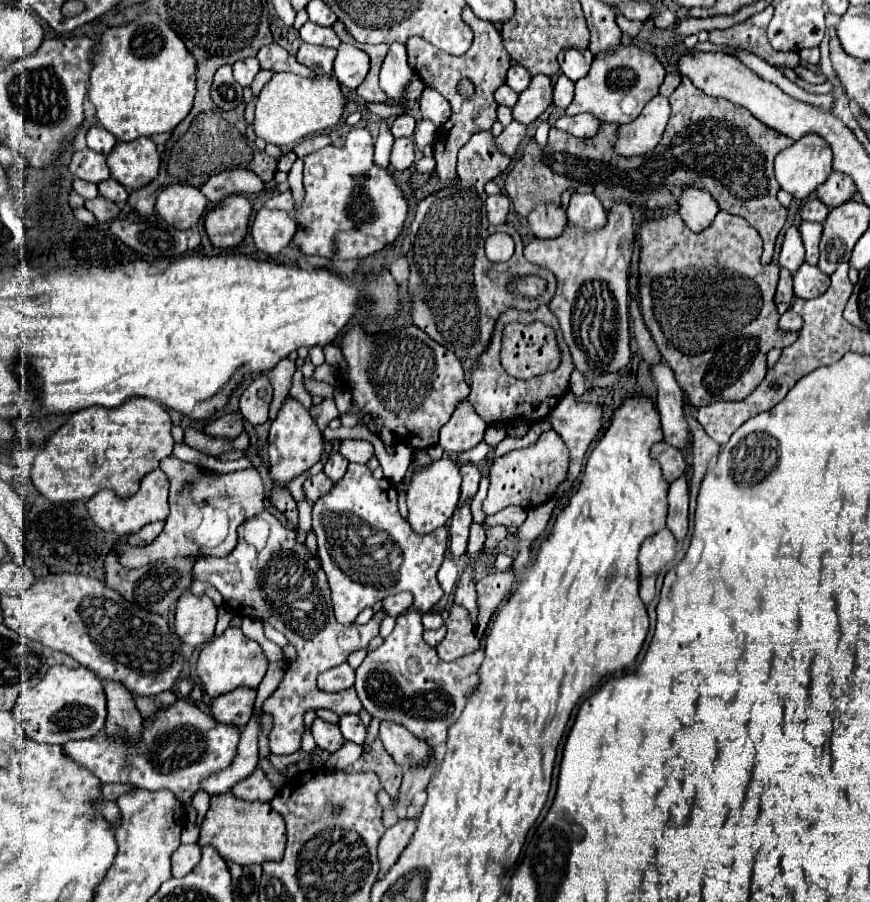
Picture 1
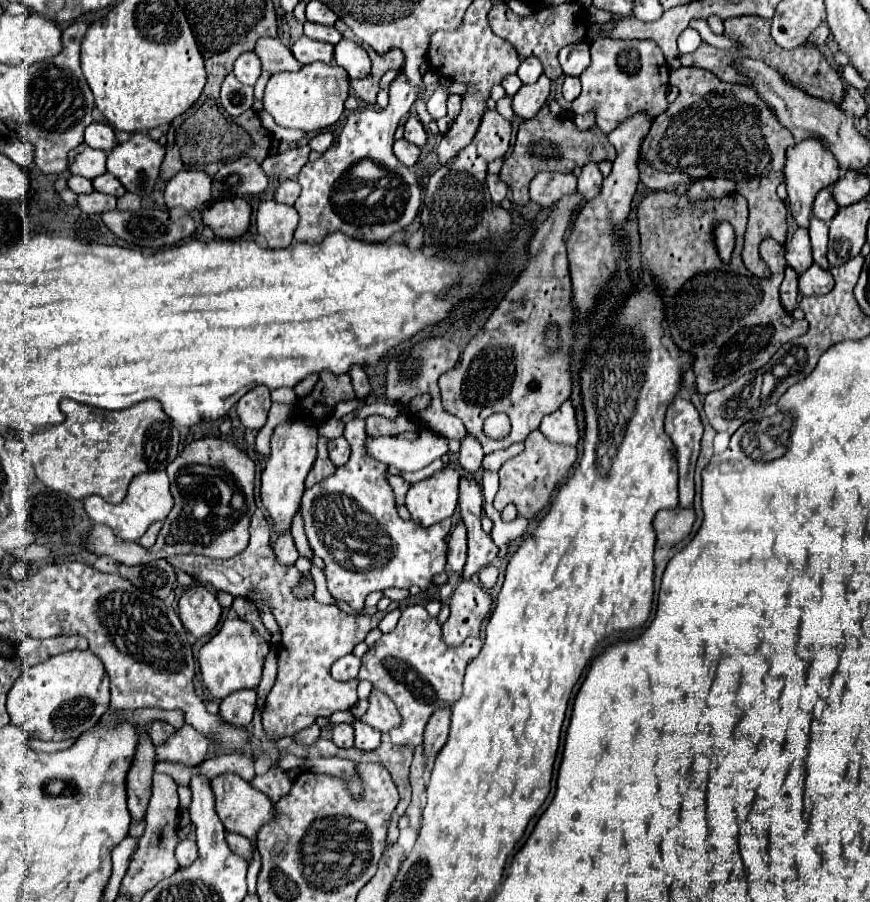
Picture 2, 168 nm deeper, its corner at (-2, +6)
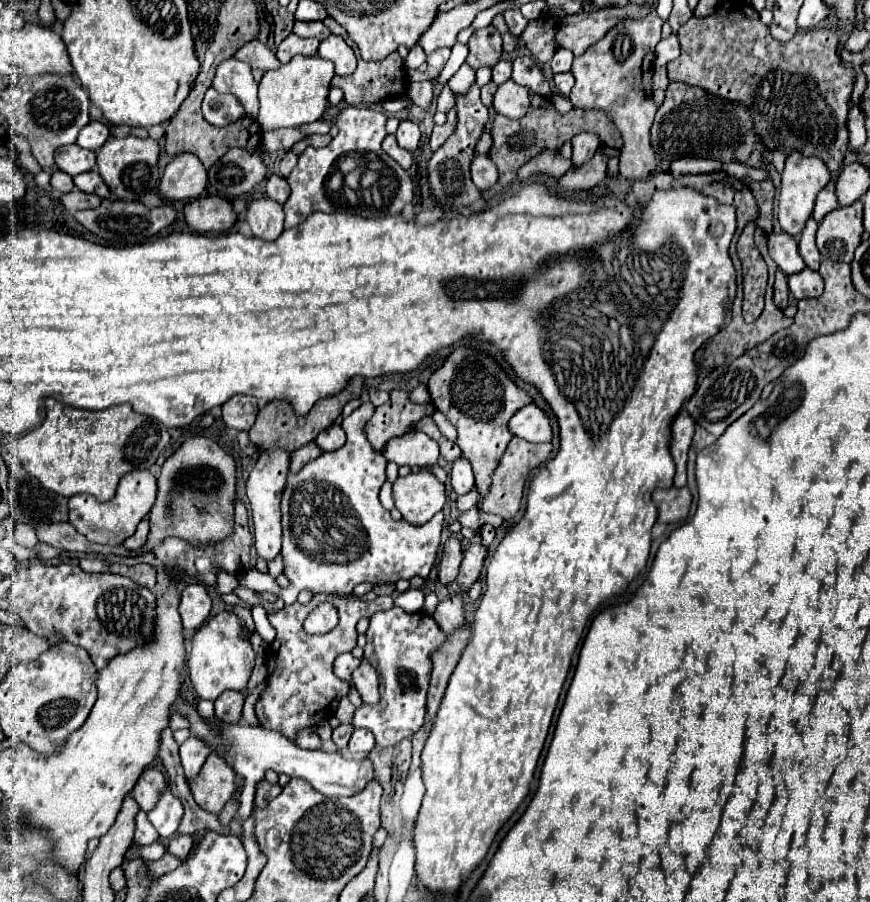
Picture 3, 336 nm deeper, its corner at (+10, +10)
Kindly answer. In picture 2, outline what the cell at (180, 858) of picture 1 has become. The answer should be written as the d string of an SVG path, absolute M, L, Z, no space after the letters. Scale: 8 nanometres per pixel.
M180 840L178 846L176 846L176 860L180 866L190 866L198 856L198 850L196 850L196 842L194 840Z

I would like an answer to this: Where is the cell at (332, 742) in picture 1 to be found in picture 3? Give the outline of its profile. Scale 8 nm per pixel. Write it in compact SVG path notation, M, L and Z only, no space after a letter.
M342 724L342 726L334 728L334 732L332 732L332 742L338 746L338 750L344 750L344 748L348 746L348 740L350 740L352 730L354 730L352 724Z

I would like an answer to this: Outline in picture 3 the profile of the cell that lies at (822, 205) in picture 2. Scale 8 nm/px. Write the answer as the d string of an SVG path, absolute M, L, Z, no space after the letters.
M834 180L828 182L826 188L822 188L816 196L816 204L814 204L814 212L812 212L812 218L816 222L820 222L828 212L832 212L834 208L838 208L838 202L836 202L836 194L834 194Z

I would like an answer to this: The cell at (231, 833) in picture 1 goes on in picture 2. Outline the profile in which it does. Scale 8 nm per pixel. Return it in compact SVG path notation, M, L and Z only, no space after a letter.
M220 774L212 778L212 790L216 796L216 814L220 816L224 828L228 832L242 834L246 838L252 838L258 834L260 826L270 822L274 818L274 804L266 794L254 790L246 780L242 780L238 774Z

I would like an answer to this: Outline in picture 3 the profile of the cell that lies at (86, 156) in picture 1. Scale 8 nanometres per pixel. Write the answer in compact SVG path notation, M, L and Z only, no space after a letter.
M68 144L56 150L56 166L70 176L88 172L94 168L94 164L96 164L96 154L92 150L78 148L76 144Z

